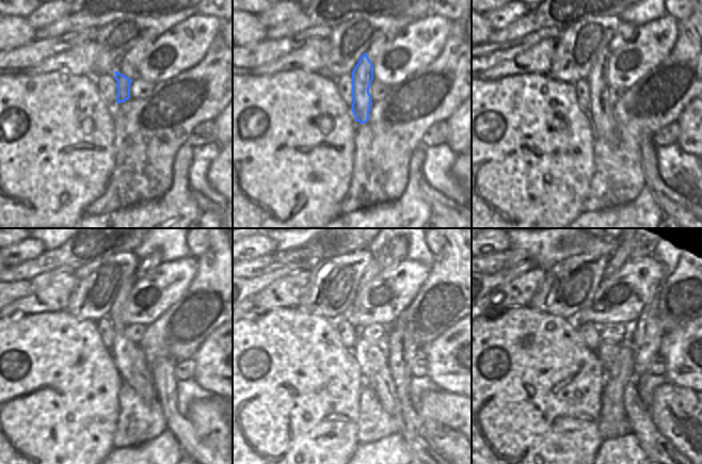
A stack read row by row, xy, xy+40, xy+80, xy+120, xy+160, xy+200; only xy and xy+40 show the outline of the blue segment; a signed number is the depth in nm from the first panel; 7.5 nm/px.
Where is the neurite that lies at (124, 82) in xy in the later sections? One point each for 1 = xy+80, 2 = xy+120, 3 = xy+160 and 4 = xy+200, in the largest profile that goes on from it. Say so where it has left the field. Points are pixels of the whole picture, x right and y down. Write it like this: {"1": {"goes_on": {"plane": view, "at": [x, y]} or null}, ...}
{"1": {"goes_on": {"plane": "xy+80", "at": [605, 124]}}, "2": {"goes_on": {"plane": "xy+120", "at": [130, 362]}}, "3": {"goes_on": {"plane": "xy+160", "at": [372, 360]}}, "4": {"goes_on": {"plane": "xy+200", "at": [653, 445]}}}

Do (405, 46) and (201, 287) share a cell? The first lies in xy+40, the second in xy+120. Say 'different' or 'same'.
different

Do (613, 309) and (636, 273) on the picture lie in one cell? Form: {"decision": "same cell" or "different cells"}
{"decision": "same cell"}

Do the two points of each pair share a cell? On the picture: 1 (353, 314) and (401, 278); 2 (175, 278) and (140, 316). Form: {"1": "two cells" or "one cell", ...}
{"1": "one cell", "2": "one cell"}

